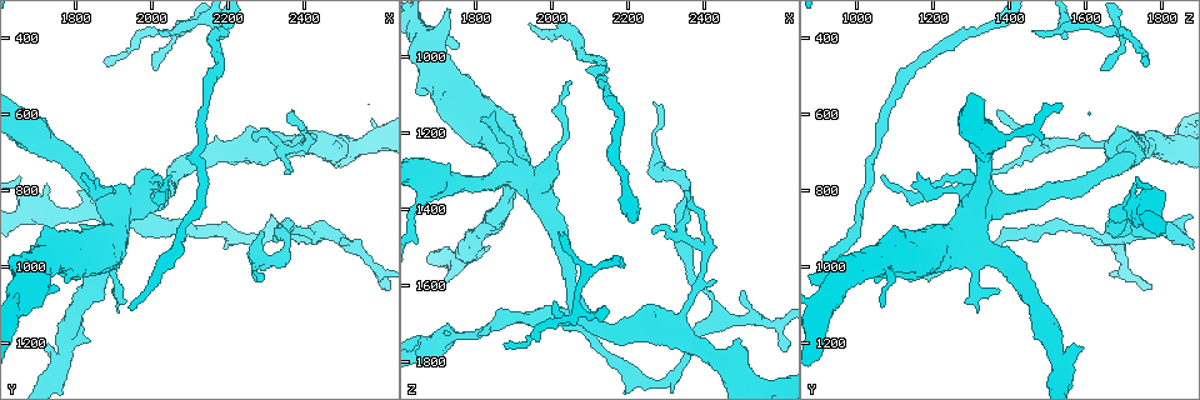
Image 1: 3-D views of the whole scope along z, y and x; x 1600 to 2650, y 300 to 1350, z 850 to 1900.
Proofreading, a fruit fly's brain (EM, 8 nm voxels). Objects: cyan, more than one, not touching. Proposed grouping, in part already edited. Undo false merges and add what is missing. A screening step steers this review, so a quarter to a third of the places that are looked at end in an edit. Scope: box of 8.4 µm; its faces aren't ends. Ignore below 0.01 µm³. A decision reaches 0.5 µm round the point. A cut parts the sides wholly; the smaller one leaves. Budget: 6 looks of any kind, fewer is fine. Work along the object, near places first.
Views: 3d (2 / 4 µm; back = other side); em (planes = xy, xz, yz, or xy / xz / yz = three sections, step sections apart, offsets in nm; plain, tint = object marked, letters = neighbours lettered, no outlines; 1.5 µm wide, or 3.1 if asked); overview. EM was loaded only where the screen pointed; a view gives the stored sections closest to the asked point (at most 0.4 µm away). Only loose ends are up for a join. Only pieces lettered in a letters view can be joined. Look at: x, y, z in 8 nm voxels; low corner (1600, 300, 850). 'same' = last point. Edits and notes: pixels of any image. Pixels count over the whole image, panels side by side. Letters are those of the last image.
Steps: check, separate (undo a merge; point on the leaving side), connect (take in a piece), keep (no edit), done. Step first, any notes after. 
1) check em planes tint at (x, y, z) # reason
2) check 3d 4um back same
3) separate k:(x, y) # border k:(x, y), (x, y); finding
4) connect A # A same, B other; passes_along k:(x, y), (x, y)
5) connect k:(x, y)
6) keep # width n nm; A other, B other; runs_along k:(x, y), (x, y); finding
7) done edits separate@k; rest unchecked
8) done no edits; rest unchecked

check 3d 4um at (1825, 860, 1715) # calibre changes

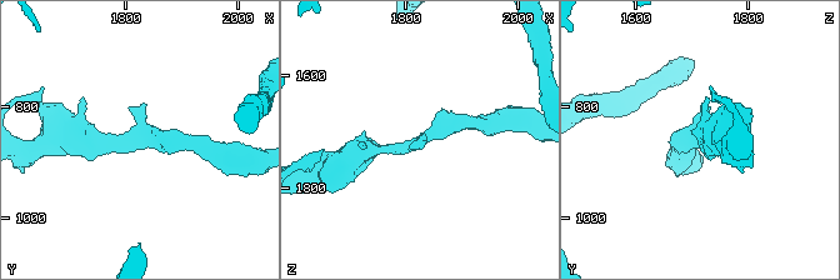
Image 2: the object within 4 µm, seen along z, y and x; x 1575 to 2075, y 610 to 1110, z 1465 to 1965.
check em xy step 8 letters at (1820, 865, 1715) # arm_widths 260, 340 nm

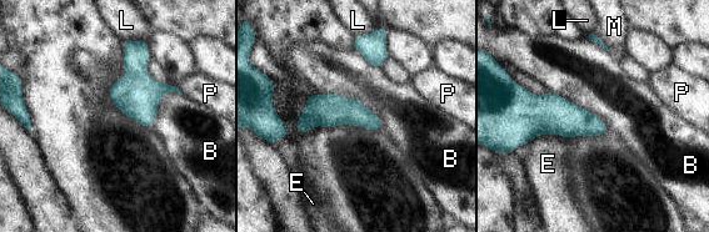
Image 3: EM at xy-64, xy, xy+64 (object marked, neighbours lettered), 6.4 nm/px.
keep # longest_contact B 500 nm; B other, E other, L other, M other, P other; border 3:(313, 92), (359, 99), (382, 129); all the same neuron

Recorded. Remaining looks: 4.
check 3d 2um at (2370, 590, 1370) # thin end

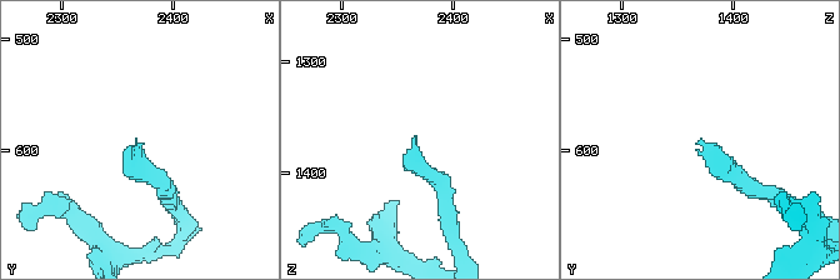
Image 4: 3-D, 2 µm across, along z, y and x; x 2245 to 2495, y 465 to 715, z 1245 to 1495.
check em yz step 8 tint at (2366, 590, 1368)

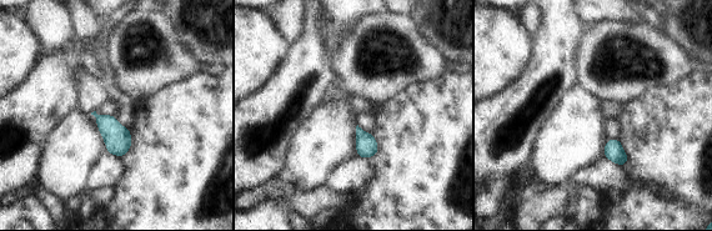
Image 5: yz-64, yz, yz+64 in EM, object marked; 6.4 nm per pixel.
check em yz step 8 letters same # what lies round it

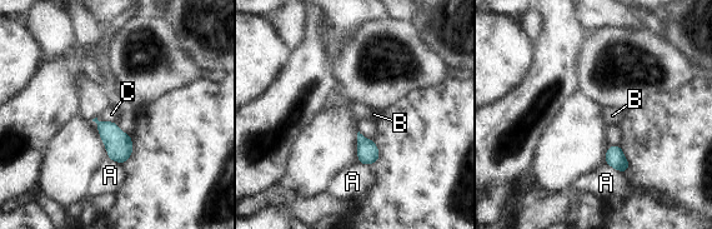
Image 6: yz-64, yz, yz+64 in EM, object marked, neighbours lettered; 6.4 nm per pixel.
keep # longest_contact A 130 nm; A other, B other, C other; no lettered piece goes on from it

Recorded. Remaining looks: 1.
done no edits; rest unchecked

